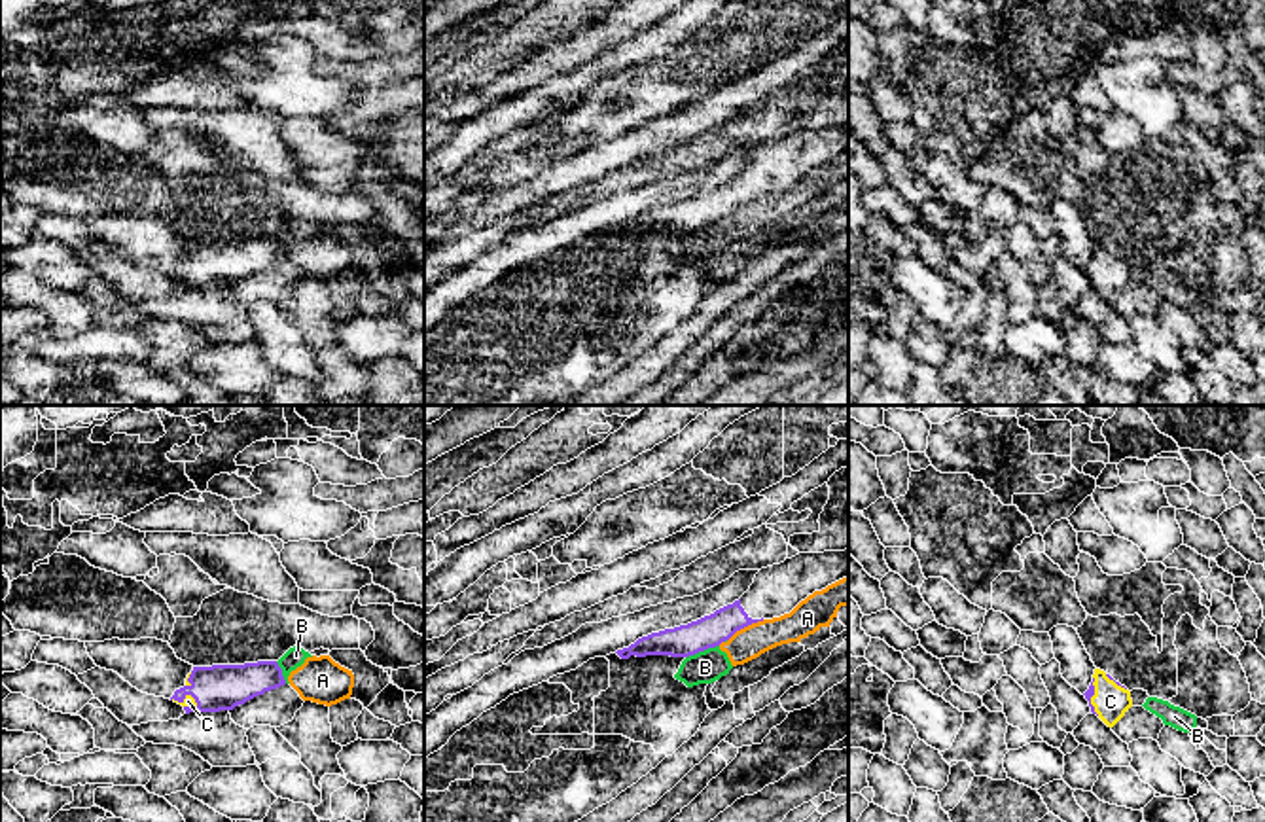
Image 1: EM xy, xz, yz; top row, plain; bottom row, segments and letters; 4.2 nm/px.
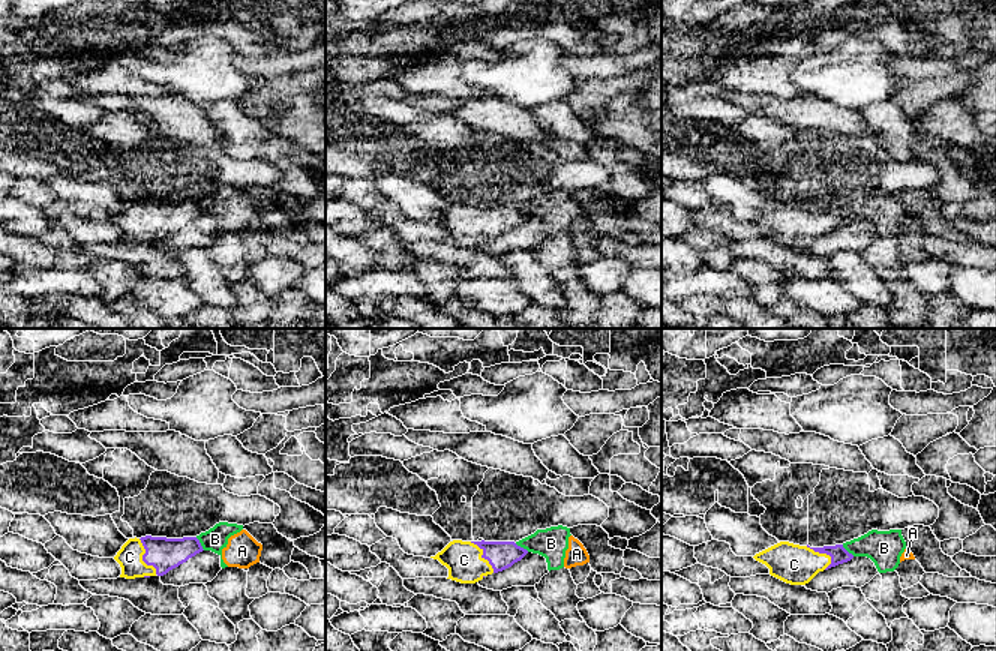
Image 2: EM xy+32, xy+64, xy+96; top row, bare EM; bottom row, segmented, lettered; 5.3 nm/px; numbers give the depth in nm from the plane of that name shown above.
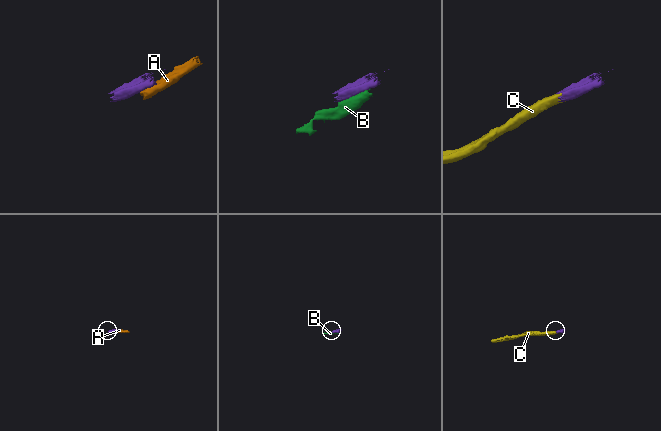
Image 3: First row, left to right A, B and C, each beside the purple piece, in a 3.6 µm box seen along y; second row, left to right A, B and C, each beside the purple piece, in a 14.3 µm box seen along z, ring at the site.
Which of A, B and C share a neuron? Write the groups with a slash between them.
A B / C

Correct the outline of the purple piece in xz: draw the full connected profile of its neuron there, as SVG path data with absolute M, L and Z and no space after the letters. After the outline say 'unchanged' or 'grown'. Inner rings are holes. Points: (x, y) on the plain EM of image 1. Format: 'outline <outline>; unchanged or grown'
outline M848 125L799 129L780 140L761 144L750 165L733 180L687 201L642 212L615 229L621 235L629 235L631 231L695 231L720 222L752 199L790 189L809 170L846 152Z; grown

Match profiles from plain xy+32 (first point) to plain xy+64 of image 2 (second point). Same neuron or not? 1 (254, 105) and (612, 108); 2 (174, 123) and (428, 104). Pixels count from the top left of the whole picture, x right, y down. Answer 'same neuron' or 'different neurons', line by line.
1: different neurons
2: same neuron

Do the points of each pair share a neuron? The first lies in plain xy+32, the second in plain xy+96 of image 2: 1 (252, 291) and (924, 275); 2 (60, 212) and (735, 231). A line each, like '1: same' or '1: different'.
1: different
2: same

